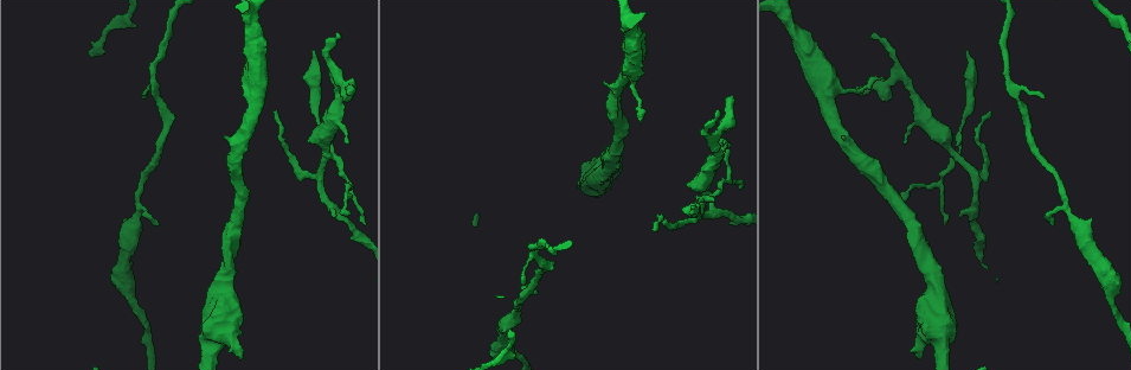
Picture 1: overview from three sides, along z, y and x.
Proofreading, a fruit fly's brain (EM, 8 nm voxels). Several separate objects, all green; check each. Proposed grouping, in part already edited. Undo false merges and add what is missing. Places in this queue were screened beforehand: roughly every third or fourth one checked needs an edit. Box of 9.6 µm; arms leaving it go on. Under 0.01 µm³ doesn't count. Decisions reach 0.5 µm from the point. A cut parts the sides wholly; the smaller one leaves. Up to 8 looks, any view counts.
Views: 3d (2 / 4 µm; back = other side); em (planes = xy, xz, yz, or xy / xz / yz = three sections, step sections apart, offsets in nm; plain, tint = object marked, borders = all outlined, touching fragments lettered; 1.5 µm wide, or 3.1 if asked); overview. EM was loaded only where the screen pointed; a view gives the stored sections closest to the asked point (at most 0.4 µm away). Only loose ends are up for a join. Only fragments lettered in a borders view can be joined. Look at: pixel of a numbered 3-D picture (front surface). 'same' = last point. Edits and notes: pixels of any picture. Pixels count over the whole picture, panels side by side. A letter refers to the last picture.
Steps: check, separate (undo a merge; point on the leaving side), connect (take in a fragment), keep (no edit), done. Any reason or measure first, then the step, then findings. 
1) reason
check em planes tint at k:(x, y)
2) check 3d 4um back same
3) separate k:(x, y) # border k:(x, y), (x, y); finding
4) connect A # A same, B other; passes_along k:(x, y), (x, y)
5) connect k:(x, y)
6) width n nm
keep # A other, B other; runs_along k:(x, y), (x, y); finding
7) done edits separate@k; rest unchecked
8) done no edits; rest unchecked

tapers out
check 3d 2um at 1:(655, 231)

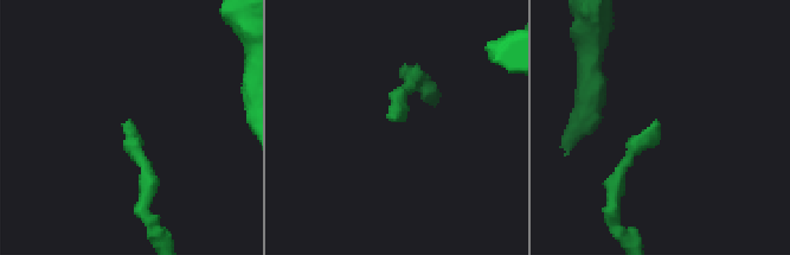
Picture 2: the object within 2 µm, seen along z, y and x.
check em planes plain at 2:(653, 125)

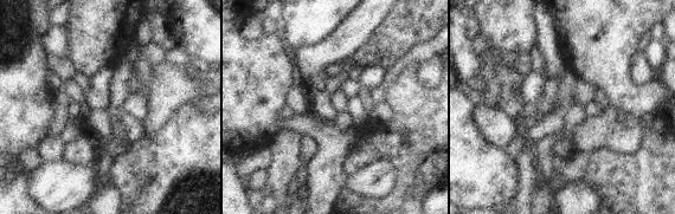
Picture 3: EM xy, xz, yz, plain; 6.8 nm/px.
what lies round it
check em planes borders same

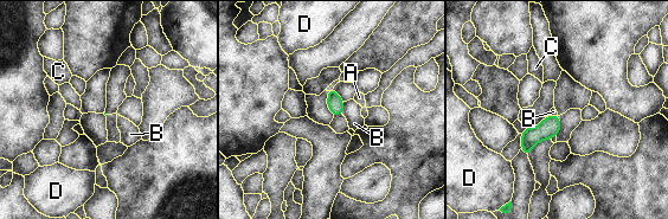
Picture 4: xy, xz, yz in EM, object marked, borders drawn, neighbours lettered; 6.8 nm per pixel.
keep # A other, B other, C other, D other; border 4:(344, 102), (344, 111), (341, 114); no lettered fragment goes on from it

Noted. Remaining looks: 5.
a fork
check em xz step 4 borders at 1:(333, 118)

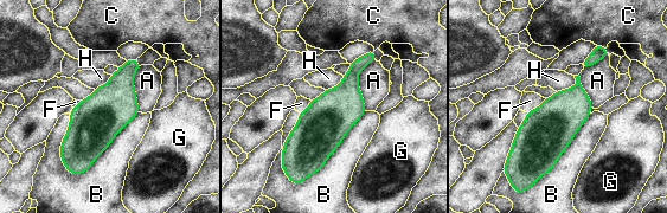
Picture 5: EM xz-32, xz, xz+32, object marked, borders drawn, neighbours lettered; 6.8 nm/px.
keep # A other, B other, C other, F other, G other, H other; border 5:(374, 59), (358, 76), (365, 110); all the same neuron

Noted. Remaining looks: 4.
a narrow waist
check em planes borders at 1:(730, 212)

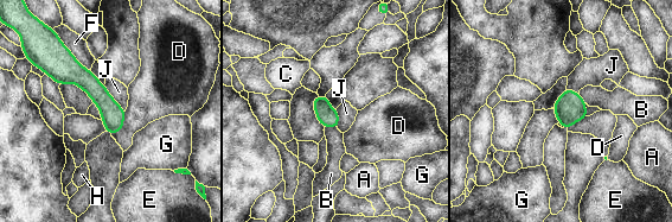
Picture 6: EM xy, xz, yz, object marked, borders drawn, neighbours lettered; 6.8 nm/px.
keep # A other, B other, C other, D other, E other, F other, G other, H other, J other; border 6:(103, 84), (110, 96), (125, 110); continuous, no second neuron

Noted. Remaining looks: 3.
tapers out
check em planes plain at 1:(880, 78)

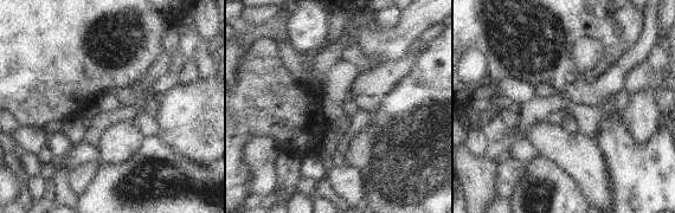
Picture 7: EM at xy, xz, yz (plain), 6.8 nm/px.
see the neighbours
check em planes borders same

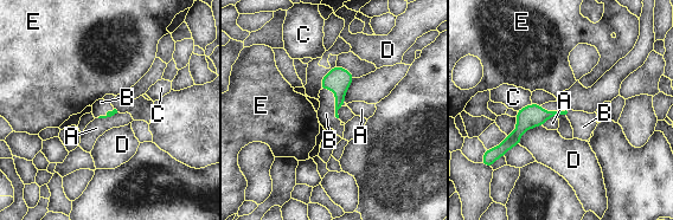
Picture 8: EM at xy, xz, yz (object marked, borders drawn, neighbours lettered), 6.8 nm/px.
connect B # A other, B same, C other, D other, E other; passes_along 8:(338, 79), (335, 99), (326, 114); it goes on there

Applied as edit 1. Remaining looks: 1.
done edits connect@8; rest unchecked

